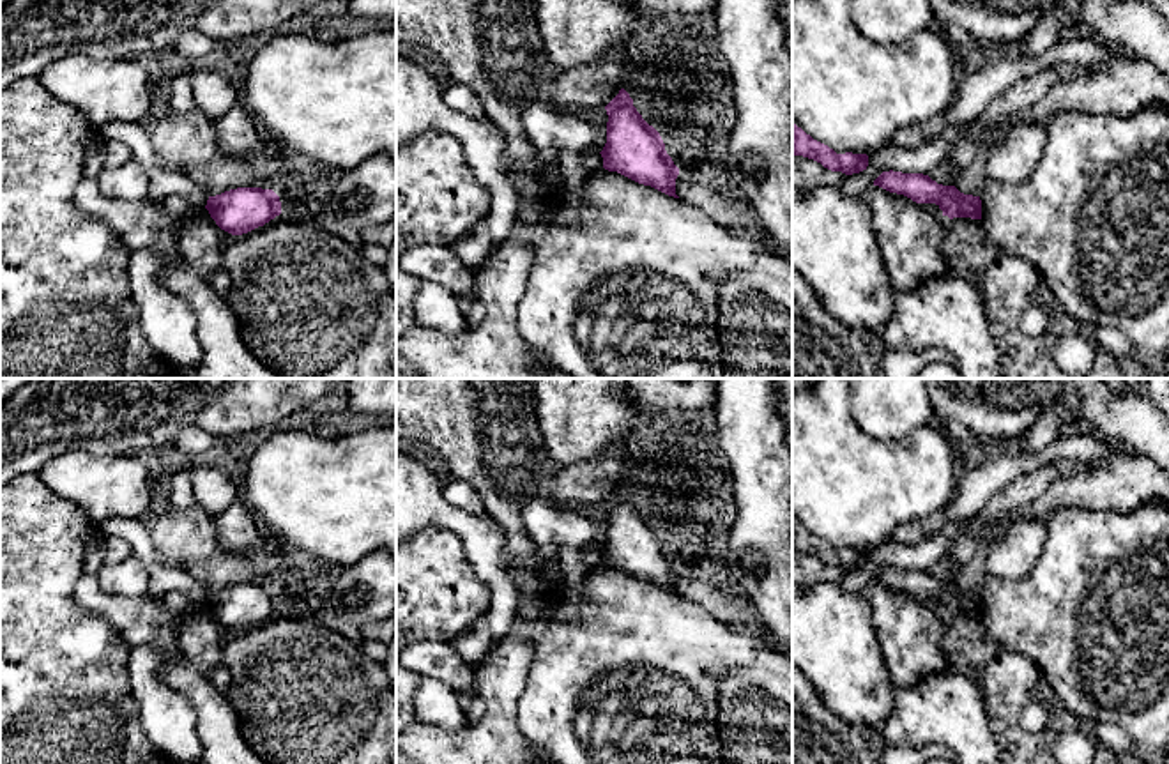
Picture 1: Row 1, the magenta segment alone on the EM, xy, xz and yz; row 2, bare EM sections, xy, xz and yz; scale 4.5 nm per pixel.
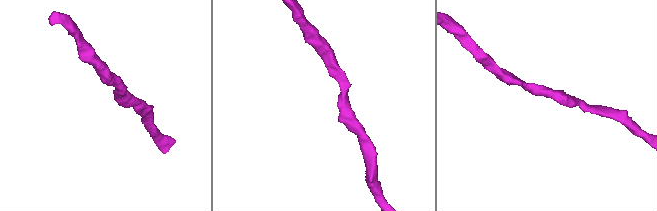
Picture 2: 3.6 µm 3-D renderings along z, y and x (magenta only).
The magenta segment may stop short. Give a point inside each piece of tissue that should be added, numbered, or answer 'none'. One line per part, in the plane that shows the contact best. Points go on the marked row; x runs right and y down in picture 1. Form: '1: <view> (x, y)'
none

